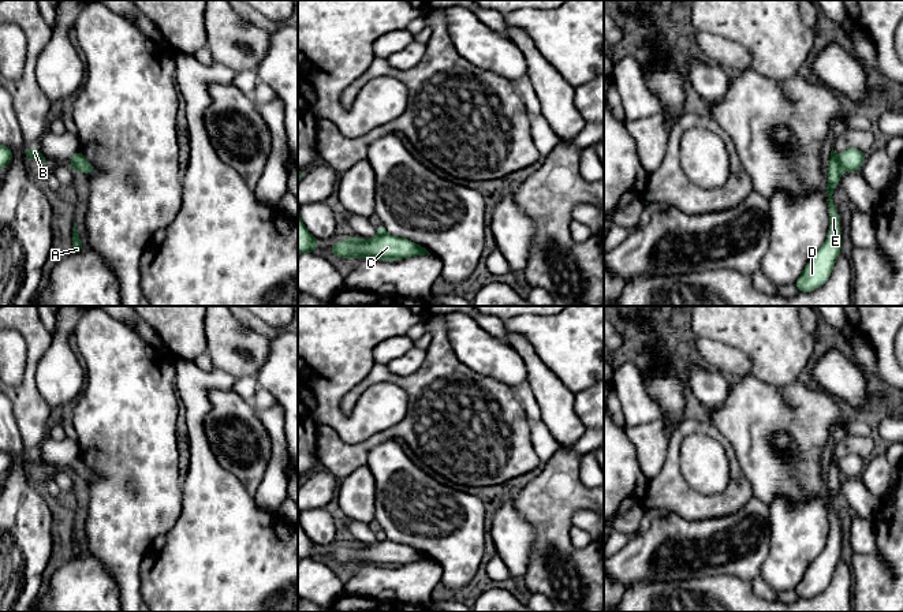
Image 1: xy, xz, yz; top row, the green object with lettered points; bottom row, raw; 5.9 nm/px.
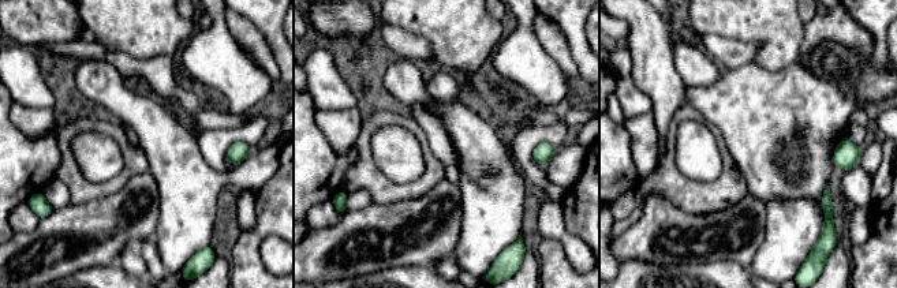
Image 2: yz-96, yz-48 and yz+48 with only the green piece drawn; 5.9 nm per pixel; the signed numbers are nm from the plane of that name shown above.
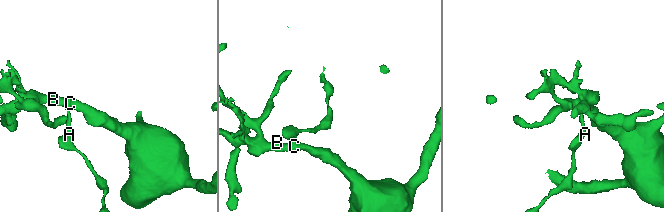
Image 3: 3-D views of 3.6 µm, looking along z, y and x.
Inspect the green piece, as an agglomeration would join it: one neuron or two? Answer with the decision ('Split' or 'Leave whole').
Split

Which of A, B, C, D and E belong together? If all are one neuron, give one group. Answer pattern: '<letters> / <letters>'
A D E / B C

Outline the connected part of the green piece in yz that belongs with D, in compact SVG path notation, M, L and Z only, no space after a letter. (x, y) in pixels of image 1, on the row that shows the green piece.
M833 148L828 164L828 208L829 208L829 232L825 243L810 258L802 275L795 281L799 292L811 292L821 287L831 276L836 258L842 254L842 234L840 219L837 214L837 205L833 204L832 194L837 184L840 184L842 167L839 158L835 156Z

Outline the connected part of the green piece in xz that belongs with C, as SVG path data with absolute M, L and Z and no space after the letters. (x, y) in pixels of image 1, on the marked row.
M388 234L367 240L347 238L342 242L333 243L329 247L329 253L340 258L352 257L354 260L358 260L362 257L370 257L387 261L396 261L425 254L430 255L425 247L417 245L415 242Z

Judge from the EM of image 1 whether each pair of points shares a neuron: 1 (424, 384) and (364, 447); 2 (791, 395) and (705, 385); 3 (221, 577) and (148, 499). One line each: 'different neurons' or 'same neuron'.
1: same neuron
2: different neurons
3: different neurons

